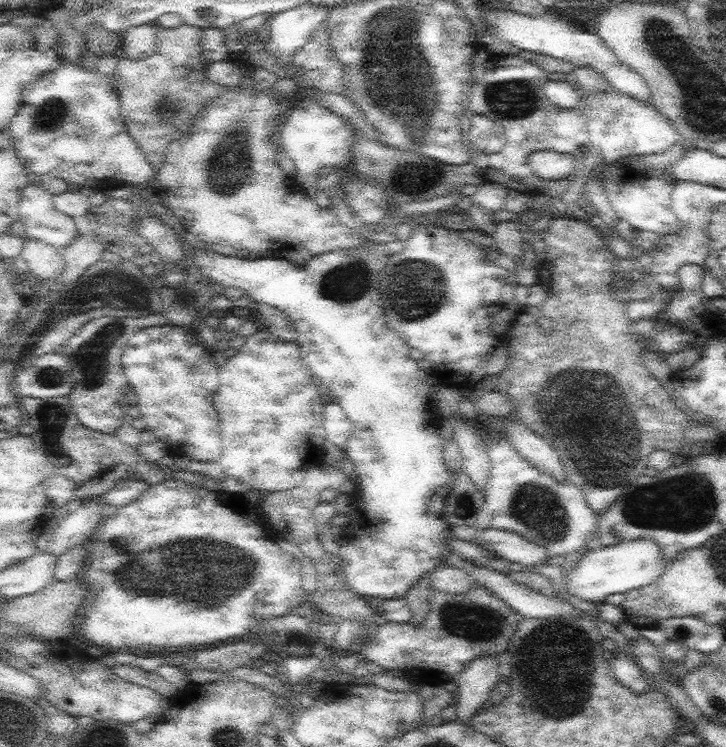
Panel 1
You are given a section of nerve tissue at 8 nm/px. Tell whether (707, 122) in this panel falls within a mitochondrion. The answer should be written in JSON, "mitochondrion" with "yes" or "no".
{"mitochondrion":"yes"}

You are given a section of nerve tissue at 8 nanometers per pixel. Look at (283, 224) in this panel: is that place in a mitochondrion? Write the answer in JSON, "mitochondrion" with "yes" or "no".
{"mitochondrion":"no"}

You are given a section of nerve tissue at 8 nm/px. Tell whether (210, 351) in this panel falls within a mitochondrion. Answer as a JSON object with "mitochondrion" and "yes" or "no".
{"mitochondrion":"no"}

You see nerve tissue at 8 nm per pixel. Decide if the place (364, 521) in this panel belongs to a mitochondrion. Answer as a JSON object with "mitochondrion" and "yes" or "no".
{"mitochondrion":"no"}

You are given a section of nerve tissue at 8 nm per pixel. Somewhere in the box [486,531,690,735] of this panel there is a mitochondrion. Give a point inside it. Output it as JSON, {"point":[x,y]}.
{"point":[561,702]}

